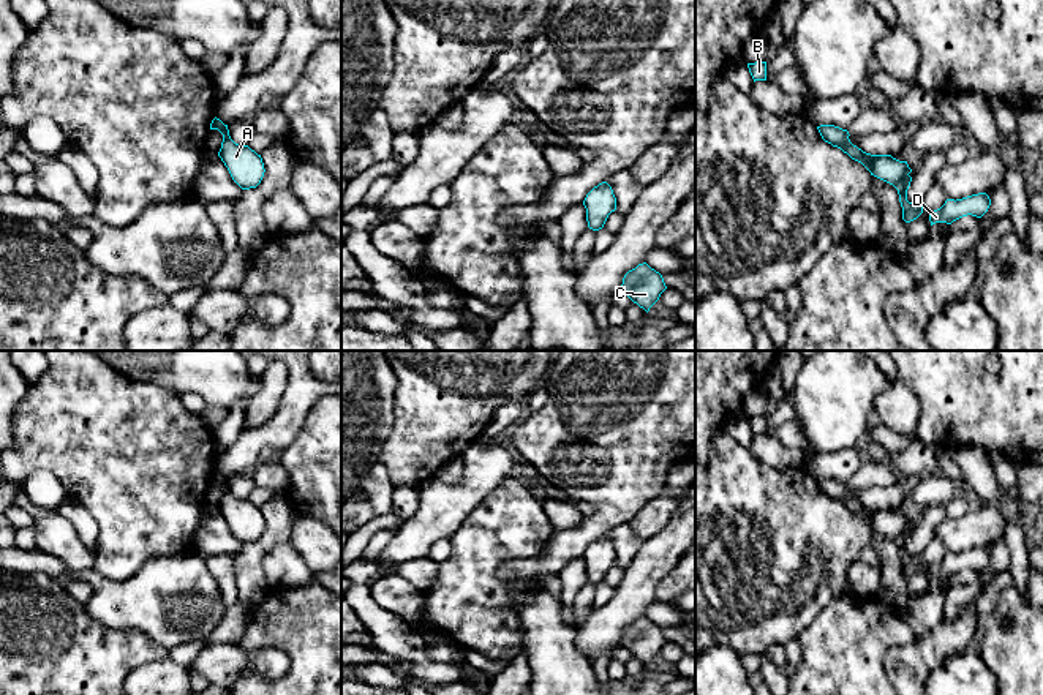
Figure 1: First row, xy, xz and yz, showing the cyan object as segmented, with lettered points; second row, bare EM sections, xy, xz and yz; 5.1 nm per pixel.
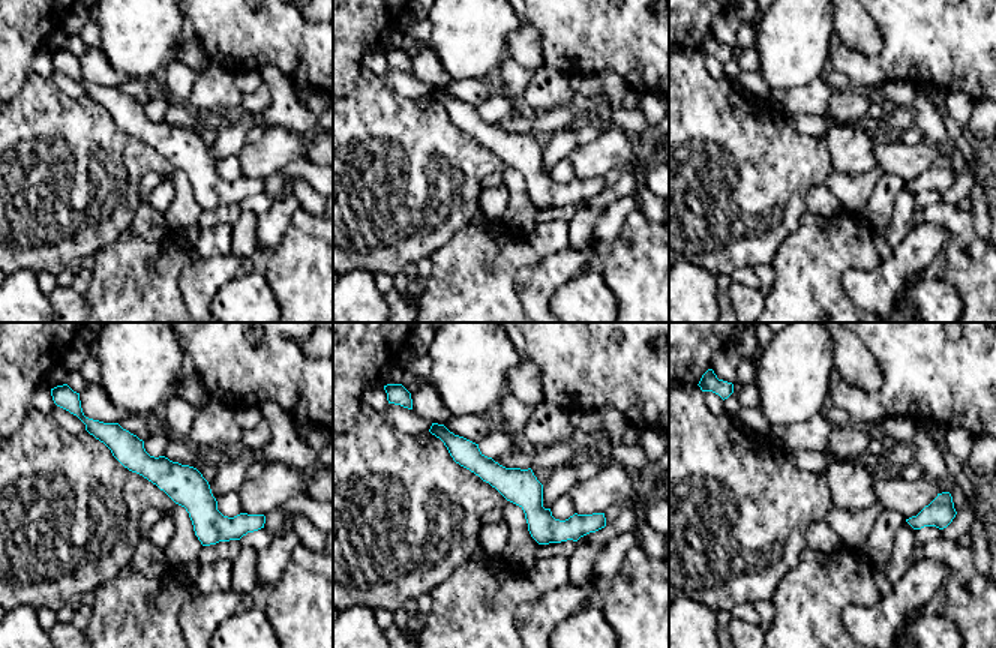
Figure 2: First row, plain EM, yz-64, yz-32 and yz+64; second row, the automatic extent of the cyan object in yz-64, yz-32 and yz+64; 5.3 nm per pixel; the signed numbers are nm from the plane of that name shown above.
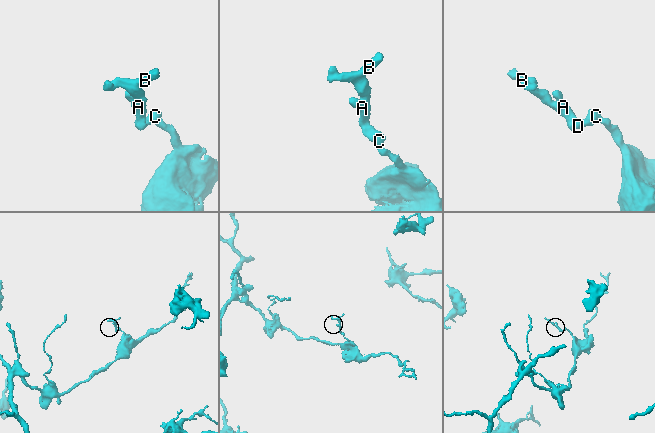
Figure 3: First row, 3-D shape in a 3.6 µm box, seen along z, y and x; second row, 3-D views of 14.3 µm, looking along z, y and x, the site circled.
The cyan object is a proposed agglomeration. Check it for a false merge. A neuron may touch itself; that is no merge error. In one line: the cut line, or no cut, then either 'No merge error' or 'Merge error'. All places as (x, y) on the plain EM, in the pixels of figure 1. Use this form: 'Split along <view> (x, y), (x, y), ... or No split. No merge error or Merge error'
No split. No merge error

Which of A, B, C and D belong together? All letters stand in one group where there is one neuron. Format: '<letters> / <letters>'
A B C D

